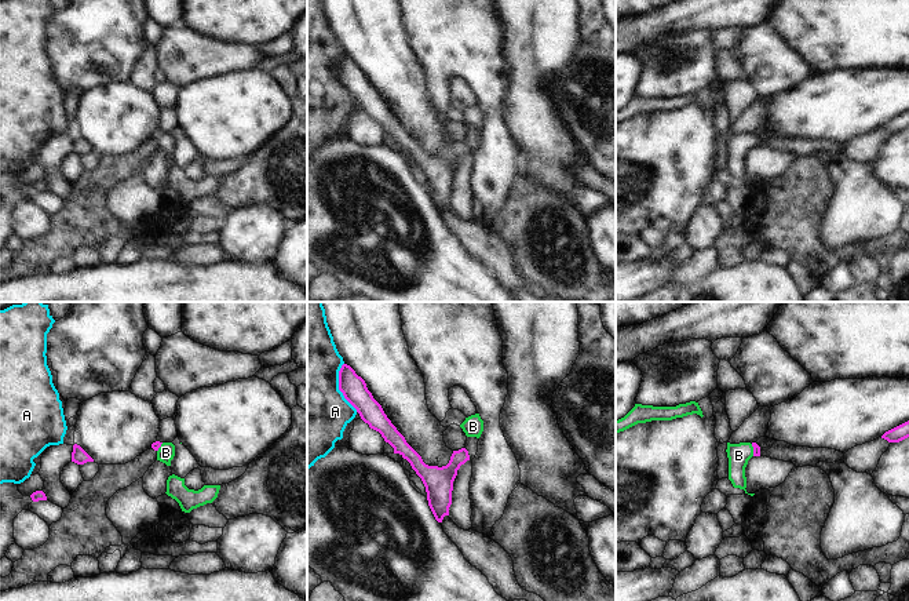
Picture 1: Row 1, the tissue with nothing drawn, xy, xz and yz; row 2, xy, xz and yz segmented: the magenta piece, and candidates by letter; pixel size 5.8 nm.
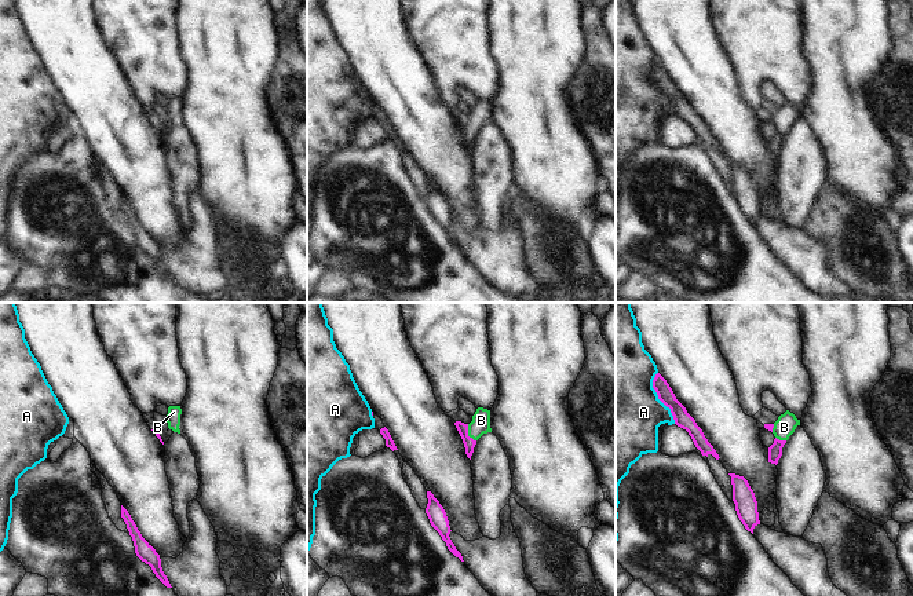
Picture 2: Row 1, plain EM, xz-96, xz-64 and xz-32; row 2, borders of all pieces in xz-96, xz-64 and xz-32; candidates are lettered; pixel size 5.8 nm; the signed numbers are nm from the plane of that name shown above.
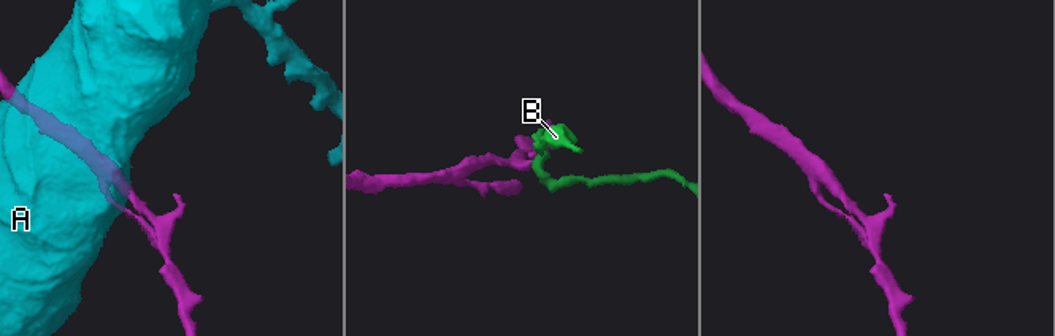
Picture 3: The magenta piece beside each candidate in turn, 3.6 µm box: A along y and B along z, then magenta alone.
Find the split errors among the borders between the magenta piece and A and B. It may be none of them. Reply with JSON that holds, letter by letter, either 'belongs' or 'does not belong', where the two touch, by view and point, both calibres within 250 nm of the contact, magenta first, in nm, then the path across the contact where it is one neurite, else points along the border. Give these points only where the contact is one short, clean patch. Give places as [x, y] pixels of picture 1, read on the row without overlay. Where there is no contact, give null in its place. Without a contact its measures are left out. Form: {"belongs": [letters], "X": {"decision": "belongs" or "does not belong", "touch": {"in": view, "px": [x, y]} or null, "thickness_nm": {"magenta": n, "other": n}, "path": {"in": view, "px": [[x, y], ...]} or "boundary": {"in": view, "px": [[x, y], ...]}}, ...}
{"belongs": ["B"], "A": {"decision": "does not belong", "touch": {"in": "xz", "px": [339, 79]}, "thickness_nm": {"magenta": 150, "other": 460}}, "B": {"decision": "belongs", "touch": {"in": "yz", "px": [754, 141]}, "thickness_nm": {"magenta": 50, "other": 130}, "path": {"in": "yz", "px": [[756, 141], [754, 141], [747, 141], [738, 146]]}}}

